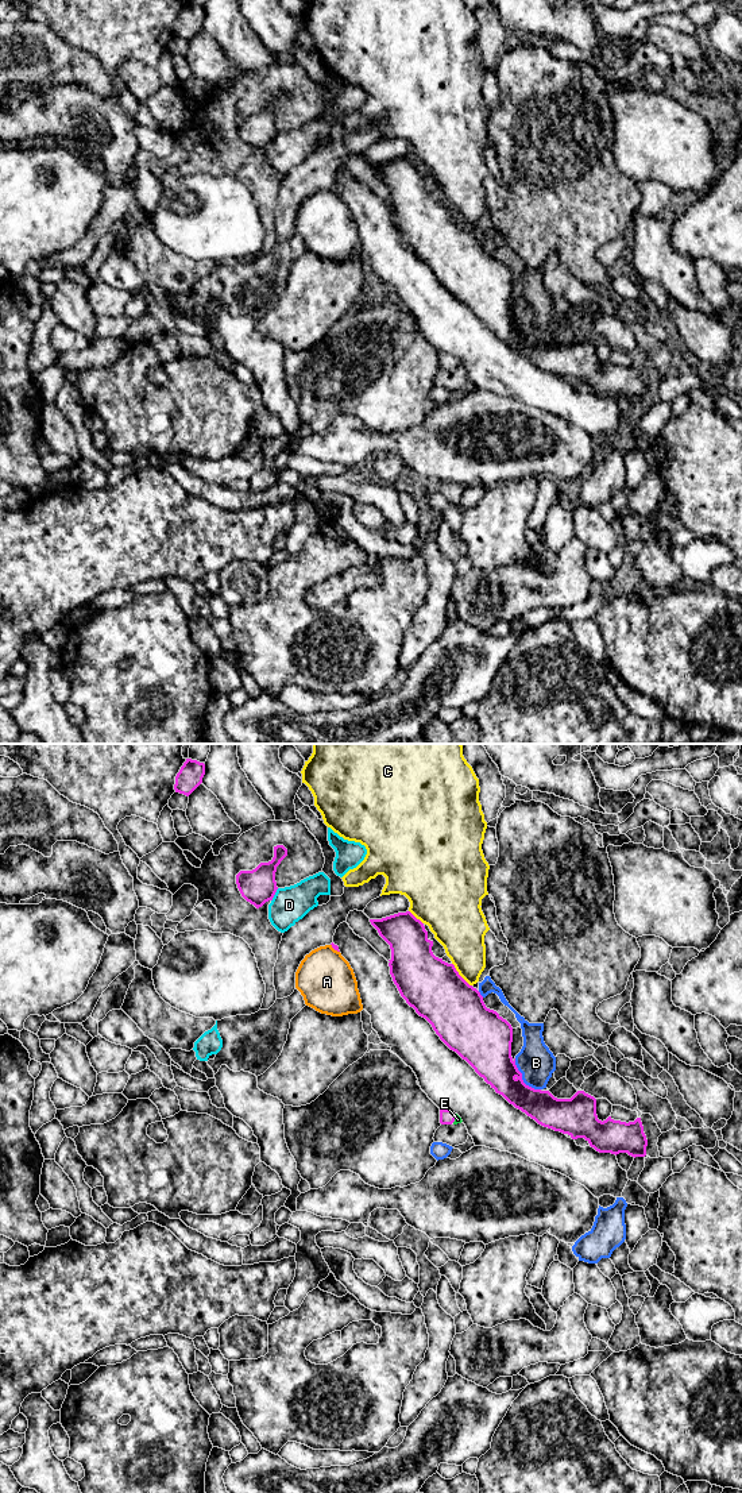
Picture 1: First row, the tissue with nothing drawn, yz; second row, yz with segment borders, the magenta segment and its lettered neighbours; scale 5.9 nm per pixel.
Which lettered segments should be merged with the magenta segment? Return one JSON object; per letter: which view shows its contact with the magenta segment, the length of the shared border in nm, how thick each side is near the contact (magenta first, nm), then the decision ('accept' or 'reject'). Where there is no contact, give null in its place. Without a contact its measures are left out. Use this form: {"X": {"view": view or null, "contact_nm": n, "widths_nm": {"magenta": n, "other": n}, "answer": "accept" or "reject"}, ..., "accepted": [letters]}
{"A": {"view": "yz", "contact_nm": 80, "widths_nm": {"magenta": 30, "other": 340}, "answer": "reject"}, "B": {"view": "yz", "contact_nm": 240, "widths_nm": {"magenta": 280, "other": 220}, "answer": "reject"}, "C": {"view": "yz", "contact_nm": 180, "widths_nm": {"magenta": 340, "other": 280}, "answer": "reject"}, "D": {"view": "yz", "contact_nm": 90, "widths_nm": {"magenta": 200, "other": 220}, "answer": "reject"}, "E": {"view": "yz", "contact_nm": 60, "widths_nm": {"magenta": 90, "other": 40}, "answer": "accept"}, "accepted": ["E"]}

